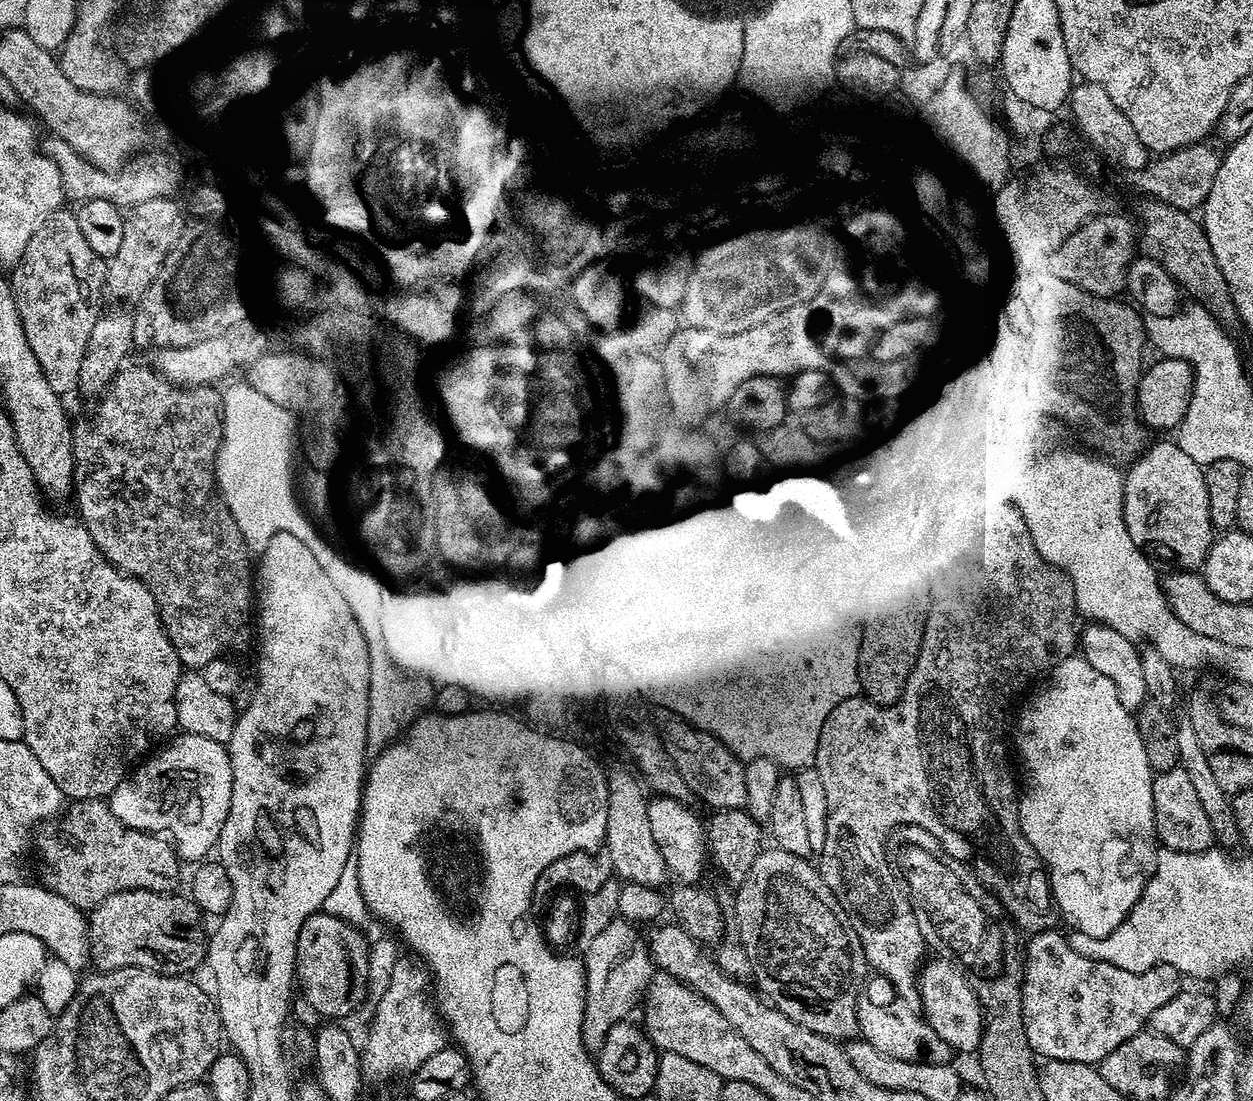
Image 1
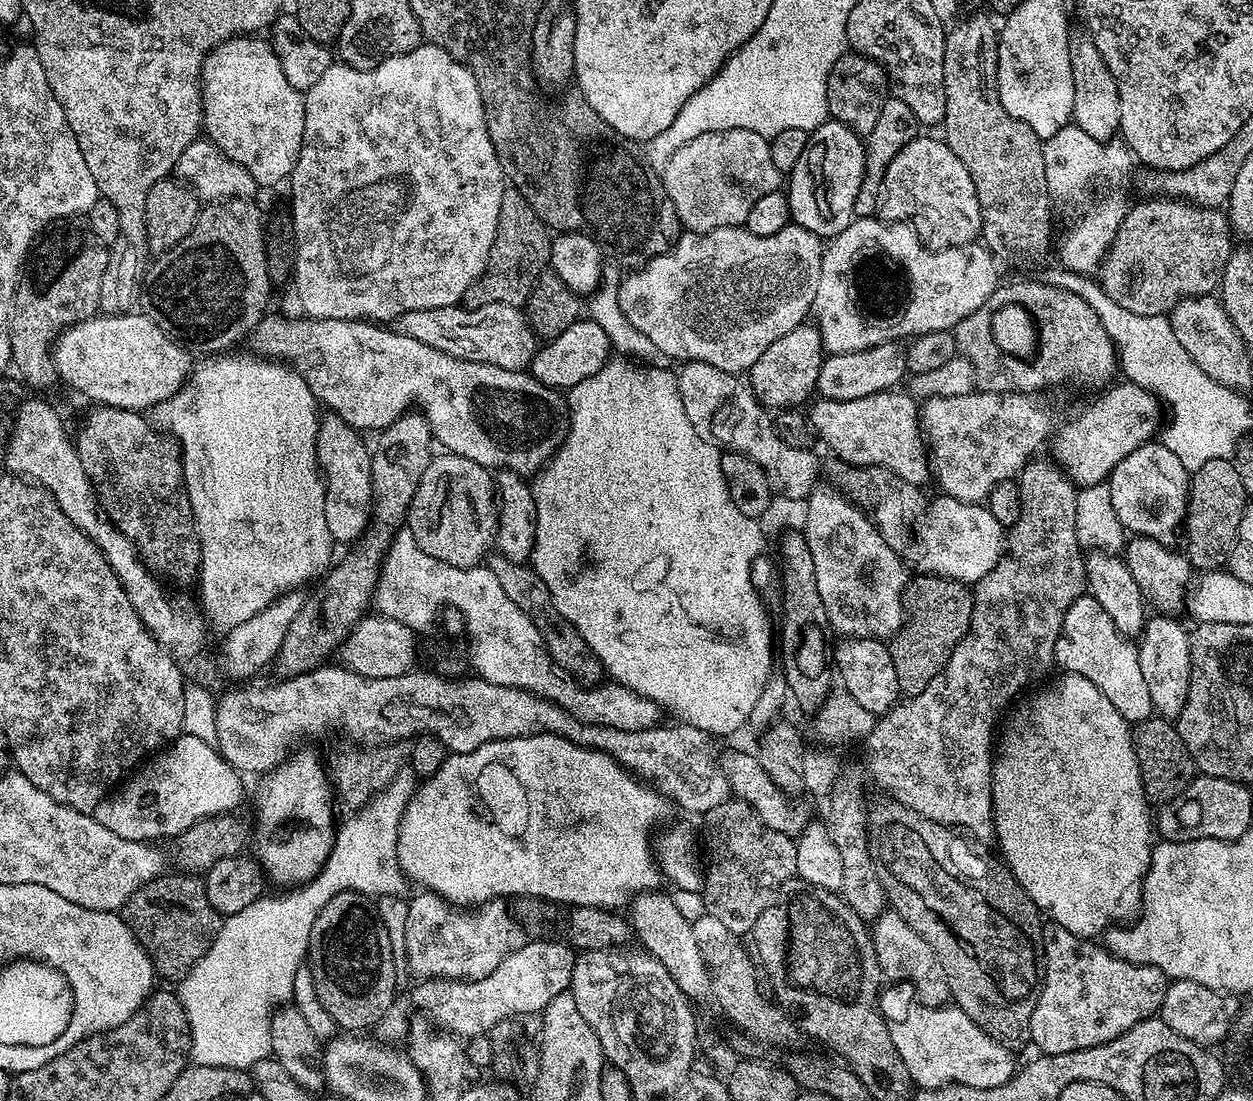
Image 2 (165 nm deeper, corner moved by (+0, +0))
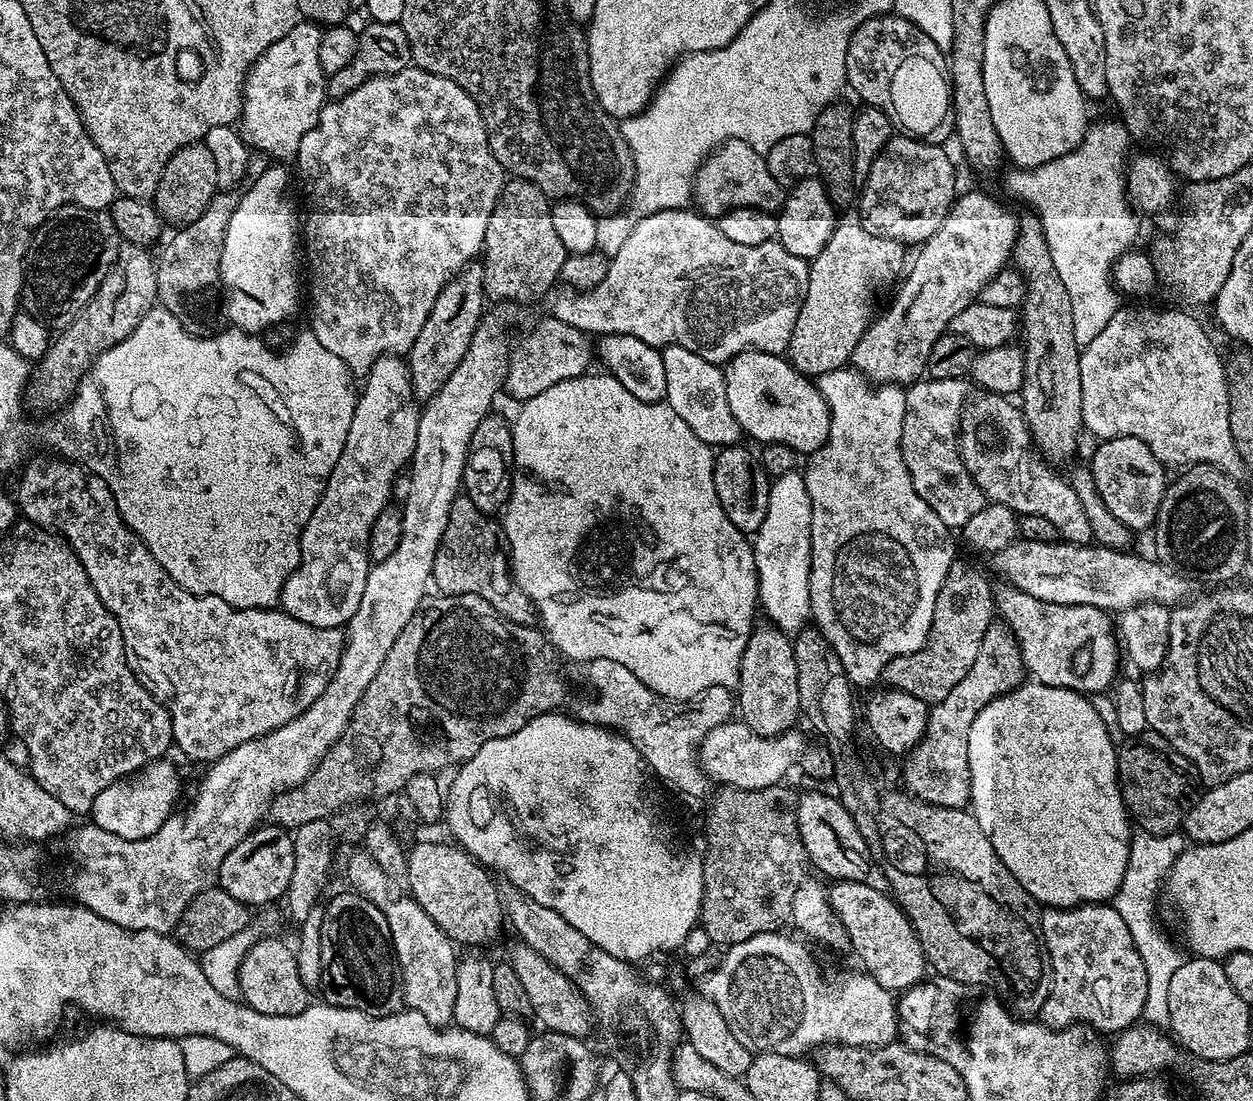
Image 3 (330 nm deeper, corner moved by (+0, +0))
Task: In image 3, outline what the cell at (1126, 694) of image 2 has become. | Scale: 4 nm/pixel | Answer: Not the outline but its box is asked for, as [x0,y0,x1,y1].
[994,582,1122,694]

